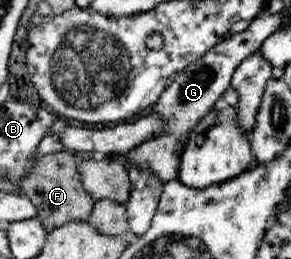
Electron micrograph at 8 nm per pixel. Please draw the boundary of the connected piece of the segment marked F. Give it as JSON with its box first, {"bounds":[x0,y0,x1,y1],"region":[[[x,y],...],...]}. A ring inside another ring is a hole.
{"bounds":[20,149,95,234],"region":[[[65,149],[58,153],[40,156],[34,161],[33,171],[21,180],[20,187],[26,193],[24,196],[39,209],[36,218],[40,220],[48,234],[70,220],[89,221],[95,199],[84,191],[78,174],[77,158],[73,151]]]}

